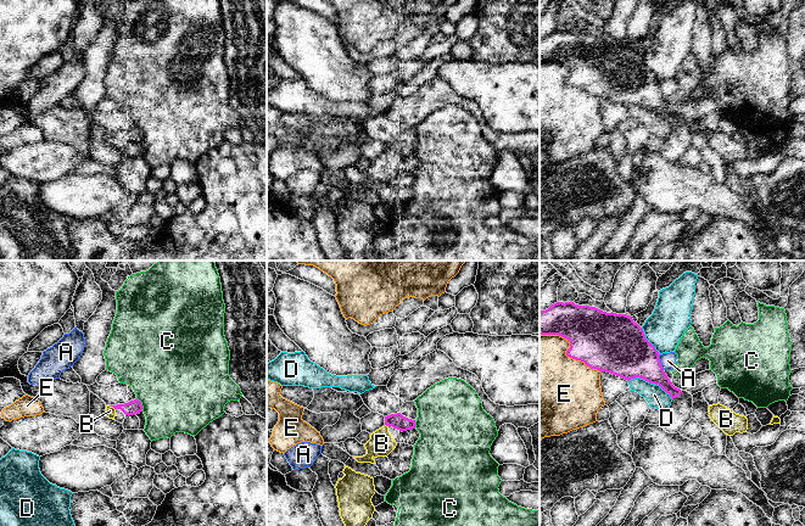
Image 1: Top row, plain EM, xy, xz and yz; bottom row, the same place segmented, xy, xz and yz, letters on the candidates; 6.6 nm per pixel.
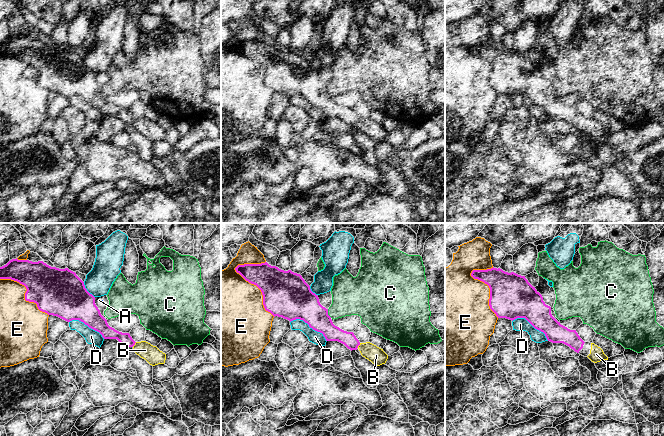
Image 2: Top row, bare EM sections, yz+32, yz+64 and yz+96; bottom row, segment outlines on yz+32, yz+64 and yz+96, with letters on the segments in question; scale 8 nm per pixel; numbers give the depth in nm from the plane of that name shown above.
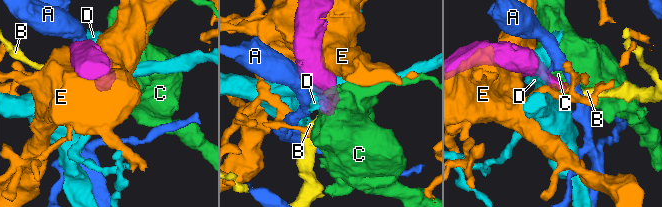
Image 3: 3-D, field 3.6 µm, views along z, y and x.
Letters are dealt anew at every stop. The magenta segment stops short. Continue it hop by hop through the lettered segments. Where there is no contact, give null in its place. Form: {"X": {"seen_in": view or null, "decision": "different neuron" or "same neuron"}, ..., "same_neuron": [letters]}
{"A": {"seen_in": "yz", "decision": "different neuron"}, "B": {"seen_in": "xy", "decision": "same neuron"}, "C": {"seen_in": "xy", "decision": "different neuron"}, "D": {"seen_in": "yz", "decision": "different neuron"}, "E": {"seen_in": "yz", "decision": "different neuron"}, "same_neuron": ["B"]}

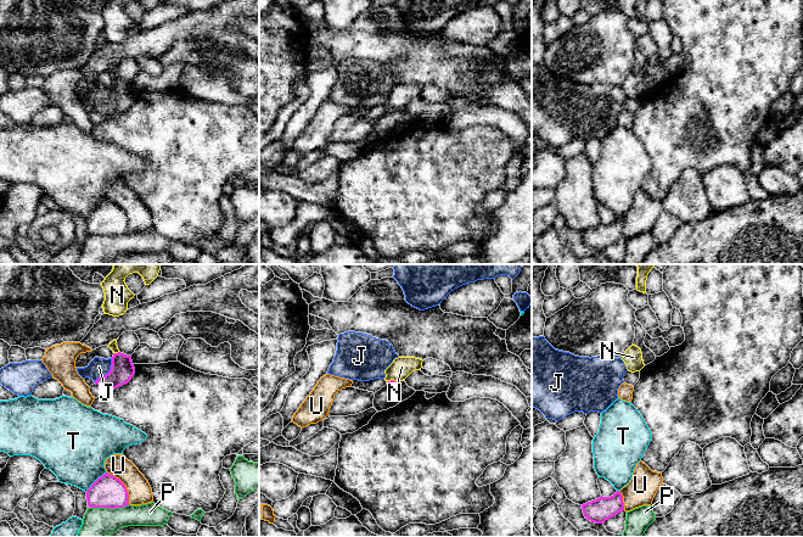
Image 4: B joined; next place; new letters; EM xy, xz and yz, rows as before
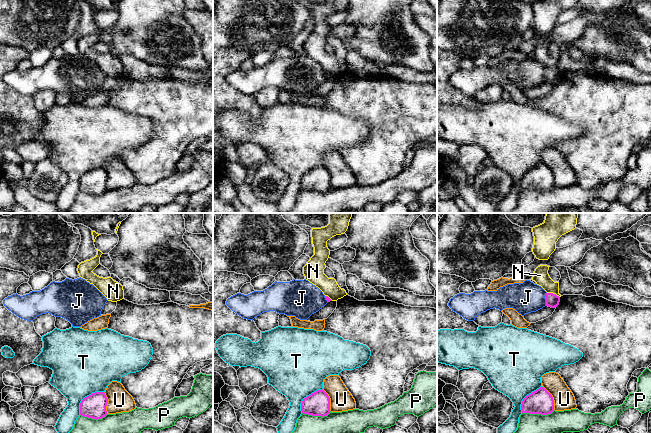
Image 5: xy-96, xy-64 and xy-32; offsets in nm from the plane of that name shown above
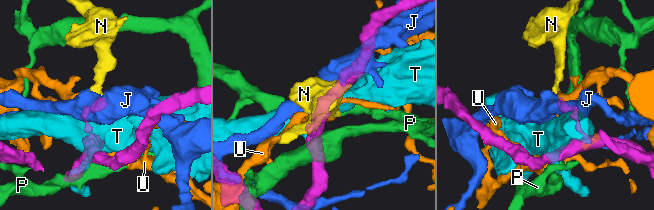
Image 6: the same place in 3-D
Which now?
{"J": {"seen_in": "xy", "decision": "different neuron"}, "N": {"seen_in": "xy", "decision": "different neuron"}, "P": {"seen_in": "xy", "decision": "different neuron"}, "T": {"seen_in": "xy", "decision": "different neuron"}, "U": {"seen_in": "xy", "decision": "different neuron"}, "same_neuron": []}

